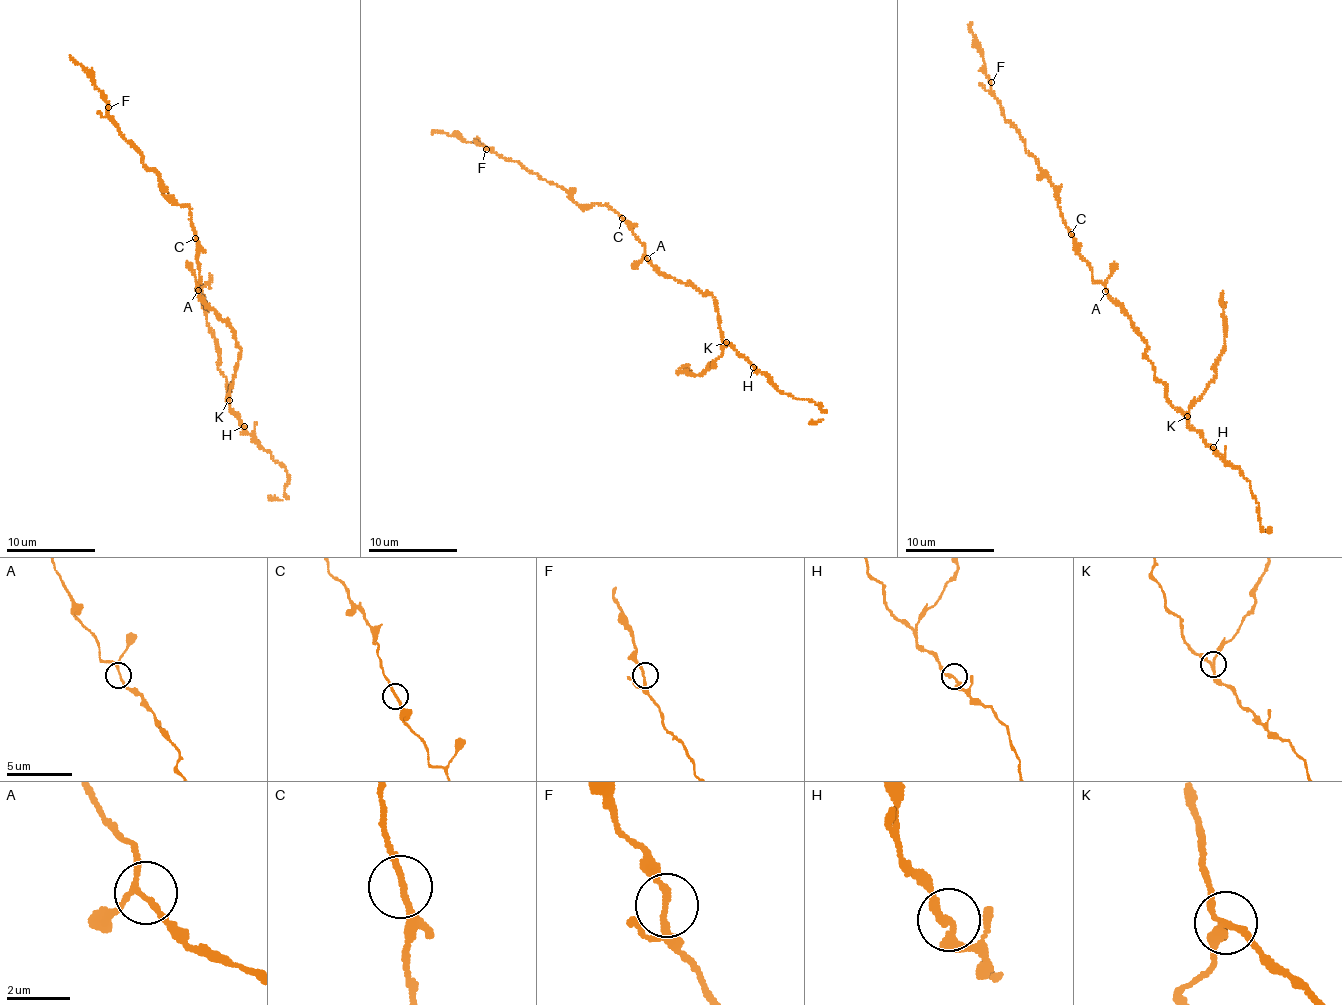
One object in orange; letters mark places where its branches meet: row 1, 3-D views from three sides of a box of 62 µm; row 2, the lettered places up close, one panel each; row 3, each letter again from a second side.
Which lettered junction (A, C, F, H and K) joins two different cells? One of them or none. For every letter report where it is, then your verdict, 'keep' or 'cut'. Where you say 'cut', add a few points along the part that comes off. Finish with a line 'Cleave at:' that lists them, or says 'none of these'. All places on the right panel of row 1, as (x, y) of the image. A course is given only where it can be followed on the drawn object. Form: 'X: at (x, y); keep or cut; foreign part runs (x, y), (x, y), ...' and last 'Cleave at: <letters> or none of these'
A: at (1105, 291); keep
C: at (1071, 234); keep
F: at (991, 82); keep
H: at (1213, 447); keep
K: at (1187, 416); cut; foreign part runs (1187, 416), (1189, 408), (1214, 378), (1225, 343), (1221, 305), (1223, 291)
Cleave at: K

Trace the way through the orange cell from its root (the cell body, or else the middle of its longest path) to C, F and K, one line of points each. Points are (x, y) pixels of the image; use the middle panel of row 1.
C: (647, 260), (644, 245), (622, 218)
F: (647, 260), (644, 245), (633, 234), (630, 224), (606, 204), (579, 205), (560, 187), (486, 149)
K: (647, 260), (662, 273), (694, 286), (703, 294), (706, 292), (717, 300), (721, 339), (727, 342)

